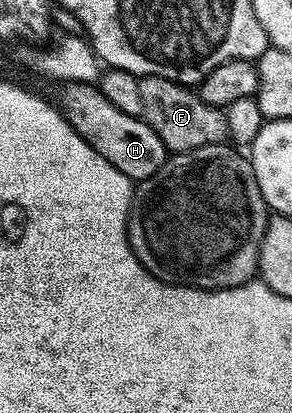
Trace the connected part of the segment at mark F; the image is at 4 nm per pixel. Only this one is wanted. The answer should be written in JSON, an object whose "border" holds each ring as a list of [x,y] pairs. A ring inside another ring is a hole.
{"border":[[[140,76],[142,119],[172,153],[188,152],[206,144],[222,144],[228,139],[224,109],[215,108],[200,98],[198,91],[169,78]]]}

